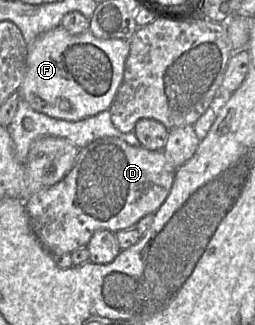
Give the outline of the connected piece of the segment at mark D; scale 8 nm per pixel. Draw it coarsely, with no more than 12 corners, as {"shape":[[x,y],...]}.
{"shape":[[98,138],[23,200],[51,255],[155,214],[163,150]]}

